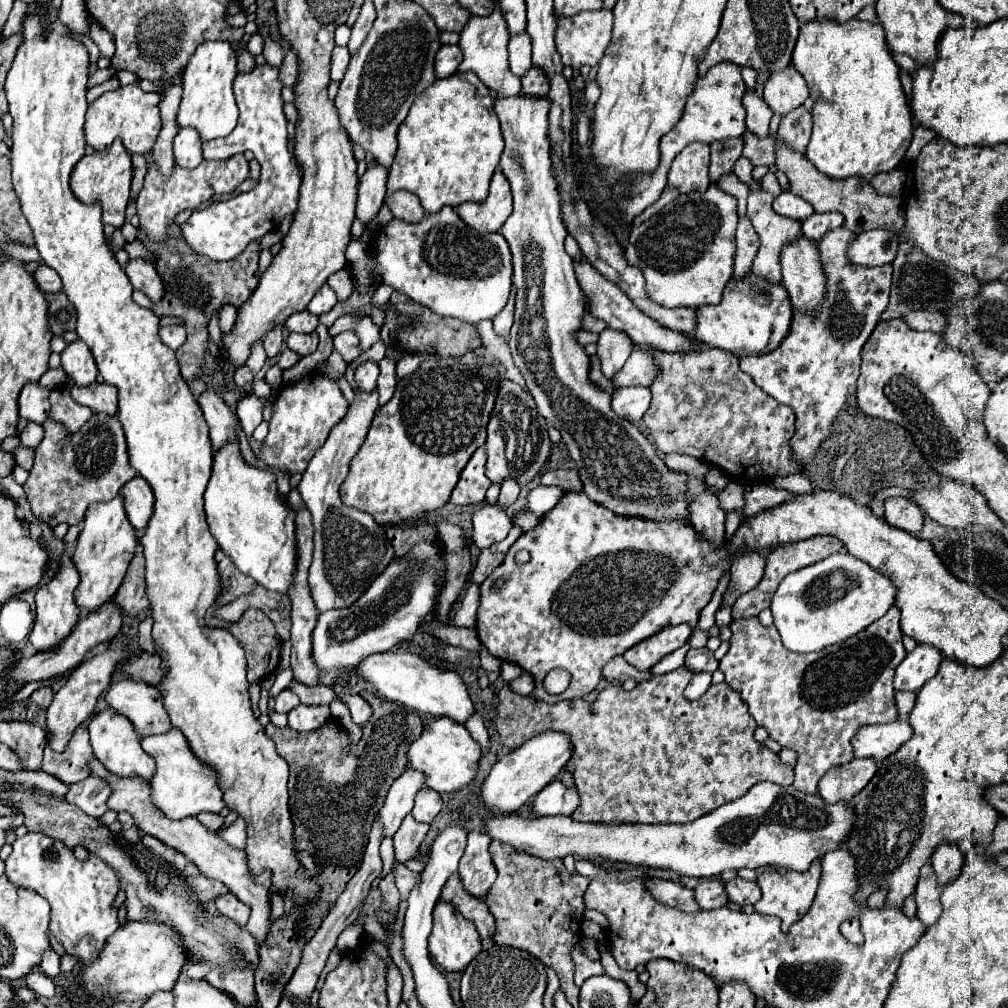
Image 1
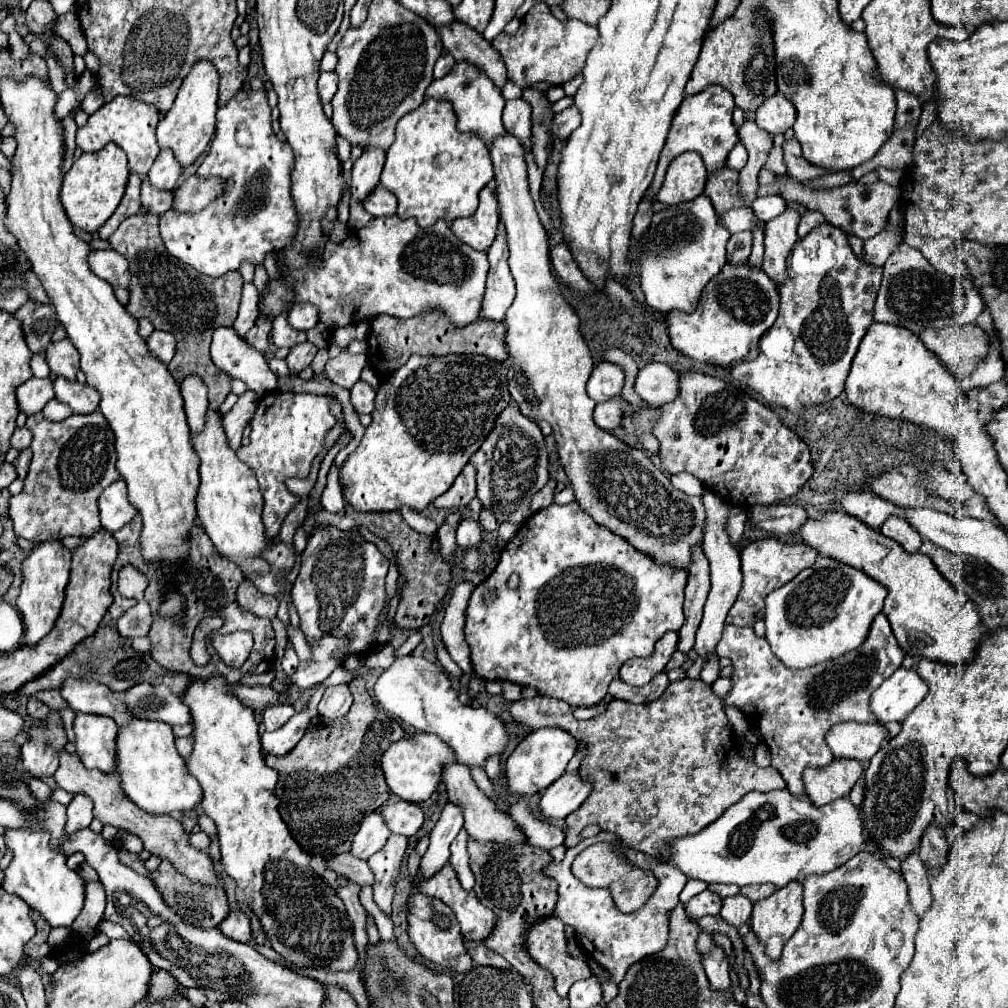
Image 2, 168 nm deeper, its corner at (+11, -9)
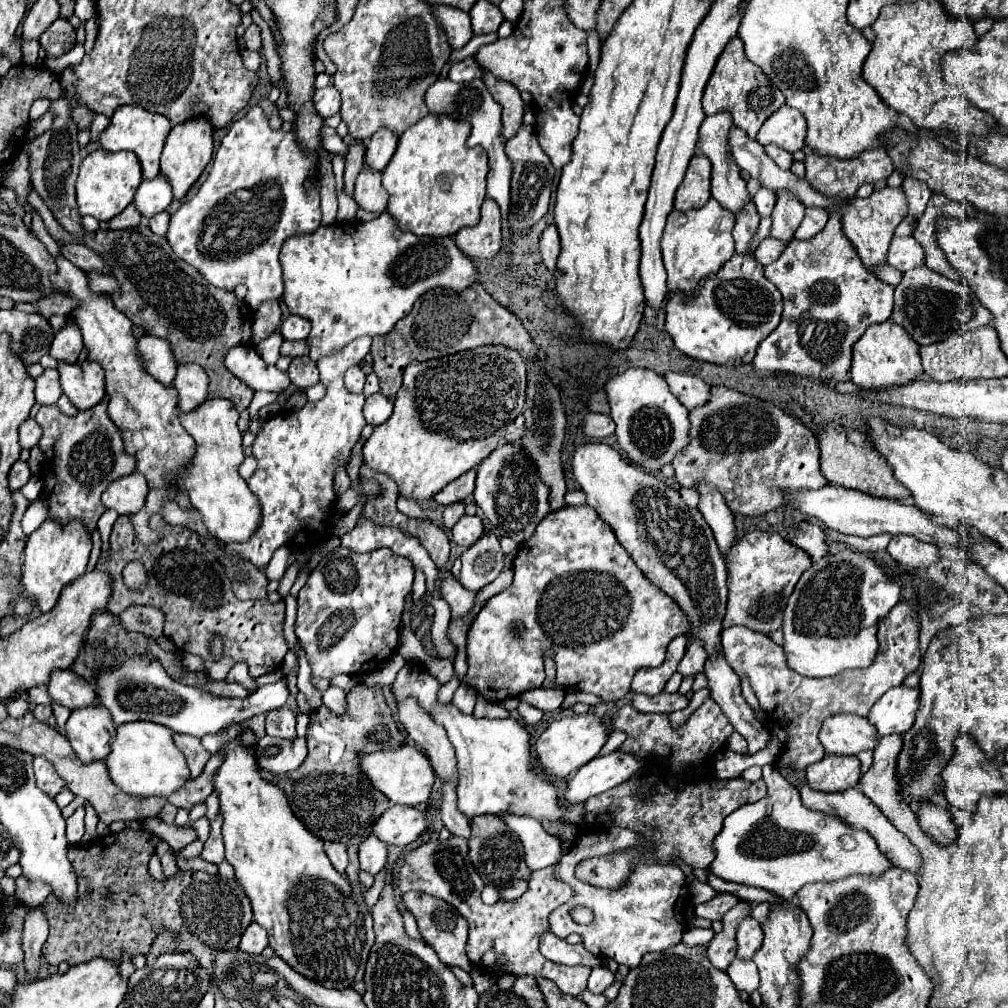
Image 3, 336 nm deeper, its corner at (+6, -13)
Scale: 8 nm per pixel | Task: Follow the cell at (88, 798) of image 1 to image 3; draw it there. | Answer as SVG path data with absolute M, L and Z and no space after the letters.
M77 808L77 810L67 818L67 840L69 840L69 844L77 844L77 842L83 838L83 834L85 834L83 816L85 816L85 810L83 810L83 808Z

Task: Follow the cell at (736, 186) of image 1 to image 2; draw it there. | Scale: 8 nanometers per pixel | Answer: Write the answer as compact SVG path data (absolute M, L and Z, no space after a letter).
M734 208L722 214L722 226L732 234L742 232L742 230L752 230L756 222L758 218L752 214L752 210L746 210L746 208Z

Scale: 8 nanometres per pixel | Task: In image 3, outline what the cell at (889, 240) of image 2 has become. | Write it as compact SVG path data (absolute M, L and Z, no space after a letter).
M913 236L893 238L887 262L899 272L907 272L915 266L925 264L925 254L923 254L923 248L919 246L919 260L917 260L917 240Z

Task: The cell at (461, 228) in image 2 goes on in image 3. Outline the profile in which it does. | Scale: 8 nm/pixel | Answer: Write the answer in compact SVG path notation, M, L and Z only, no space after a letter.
M485 198L479 224L459 230L455 234L455 244L469 258L495 258L495 254L501 250L501 212L499 206L495 206L495 200Z

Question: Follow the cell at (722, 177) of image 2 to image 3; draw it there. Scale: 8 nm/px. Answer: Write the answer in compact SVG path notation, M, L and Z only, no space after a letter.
M749 202L749 204L741 210L741 214L737 214L737 218L735 218L735 228L733 228L735 252L737 252L737 254L751 254L751 240L755 238L759 220L761 220L761 218L759 218L753 202Z

